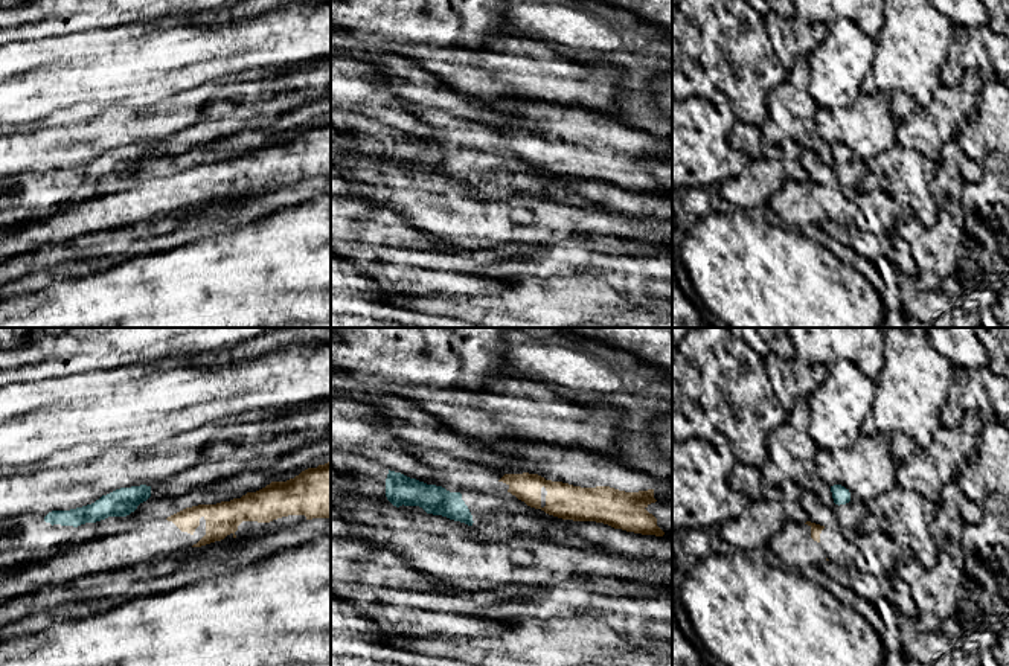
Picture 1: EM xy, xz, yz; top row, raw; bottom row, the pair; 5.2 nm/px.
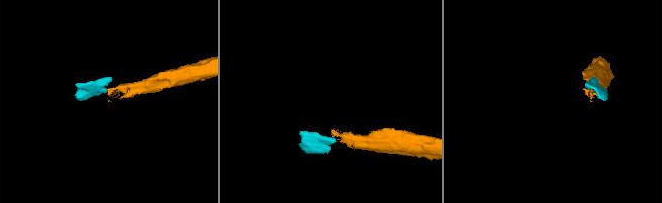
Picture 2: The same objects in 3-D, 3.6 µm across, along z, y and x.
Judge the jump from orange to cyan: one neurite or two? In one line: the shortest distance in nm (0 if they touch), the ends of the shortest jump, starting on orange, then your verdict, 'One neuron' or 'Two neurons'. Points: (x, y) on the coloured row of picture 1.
Distance 140 nm. Across: yz (823, 526), (836, 503). Two neurons

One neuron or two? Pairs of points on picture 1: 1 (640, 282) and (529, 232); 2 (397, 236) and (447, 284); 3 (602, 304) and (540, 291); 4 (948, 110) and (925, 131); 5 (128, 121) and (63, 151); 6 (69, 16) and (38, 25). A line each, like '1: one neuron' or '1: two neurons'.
1: two neurons
2: two neurons
3: one neuron
4: one neuron
5: one neuron
6: one neuron

